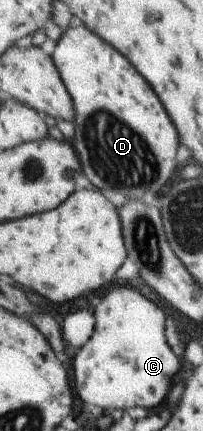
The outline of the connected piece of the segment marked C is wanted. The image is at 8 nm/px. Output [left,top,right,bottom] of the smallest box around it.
[73,287,181,412]

